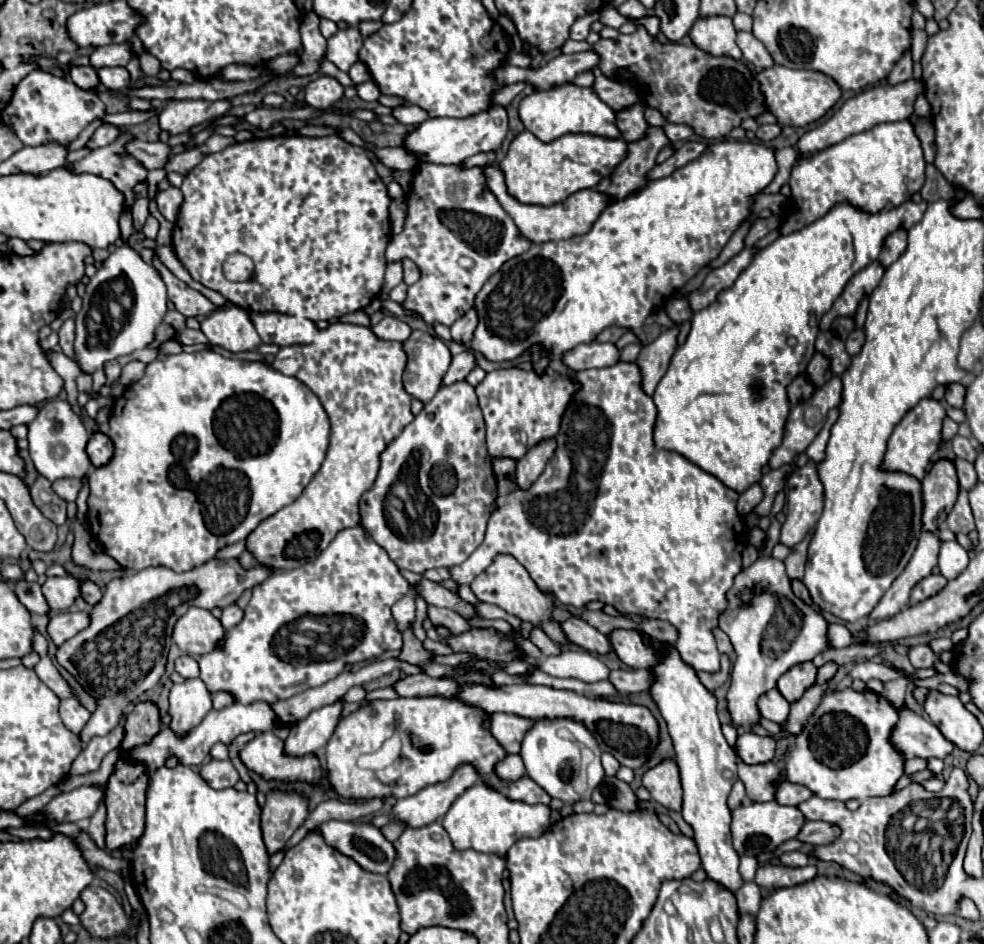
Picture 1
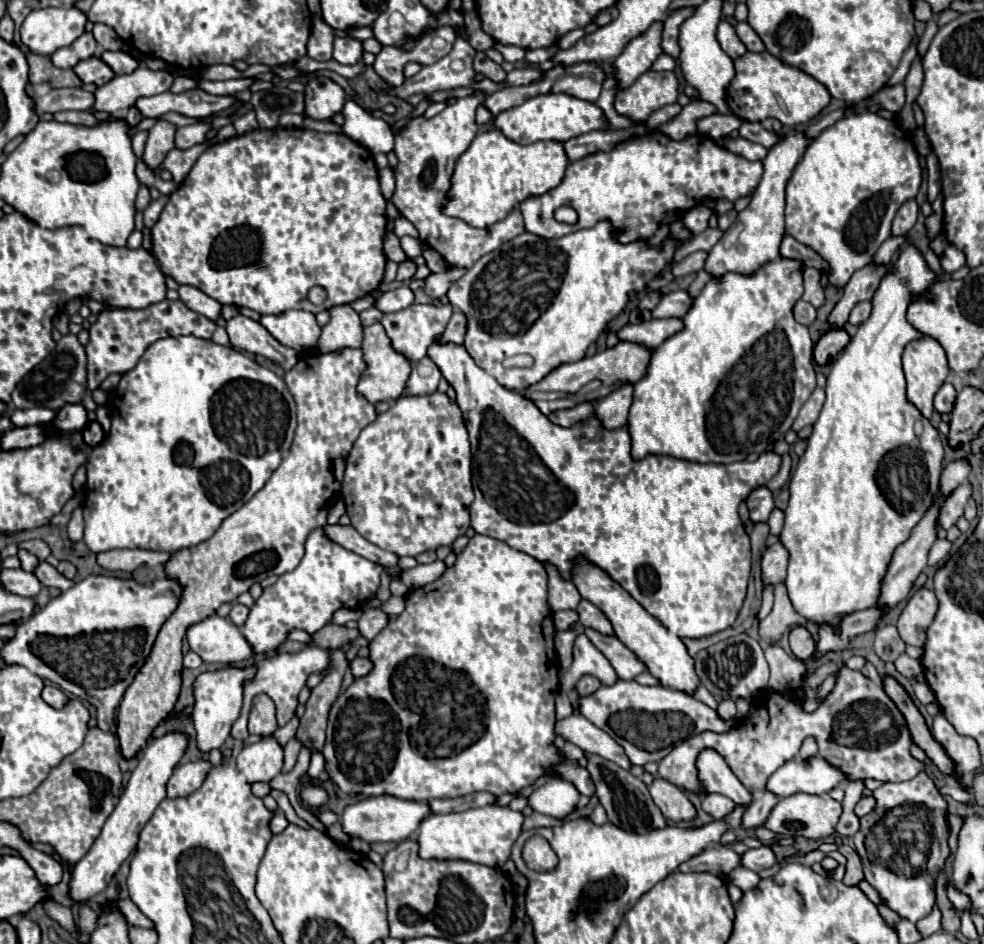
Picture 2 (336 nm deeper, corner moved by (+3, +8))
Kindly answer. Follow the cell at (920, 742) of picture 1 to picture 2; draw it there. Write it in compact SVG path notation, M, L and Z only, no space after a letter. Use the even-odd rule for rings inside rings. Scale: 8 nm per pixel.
M843 666L837 672L833 690L827 694L825 702L815 712L805 712L803 702L797 700L791 690L765 690L753 700L747 716L739 720L729 732L701 732L675 746L659 762L657 776L669 780L681 790L705 796L705 792L701 790L695 760L701 750L711 748L725 758L727 766L745 784L745 788L757 794L765 790L767 778L799 752L807 736L813 736L817 740L821 758L827 760L831 766L839 768L845 774L847 782L867 778L881 782L903 782L915 778L919 772L925 770L925 764L911 756L909 728L905 724L903 714L885 694L883 686L865 678L861 672Z

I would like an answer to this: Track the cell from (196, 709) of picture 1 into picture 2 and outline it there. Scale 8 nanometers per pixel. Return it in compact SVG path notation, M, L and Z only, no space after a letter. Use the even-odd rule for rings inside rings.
M167 734L163 738L151 740L145 750L143 758L139 760L137 768L133 770L125 792L121 794L119 804L115 806L113 814L107 818L99 838L93 842L91 850L73 866L71 880L69 880L69 898L75 902L87 902L91 896L105 890L105 886L113 880L125 858L131 854L131 850L137 846L141 828L147 824L147 820L153 816L157 804L165 798L165 786L167 780L177 766L177 762L183 756L183 750L187 746L187 736L183 734Z

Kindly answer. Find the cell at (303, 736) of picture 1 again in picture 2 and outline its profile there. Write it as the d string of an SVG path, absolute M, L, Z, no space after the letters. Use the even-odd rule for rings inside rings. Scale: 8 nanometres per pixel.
M275 738L259 740L239 752L235 766L247 784L269 782L283 768L283 748L275 742Z

